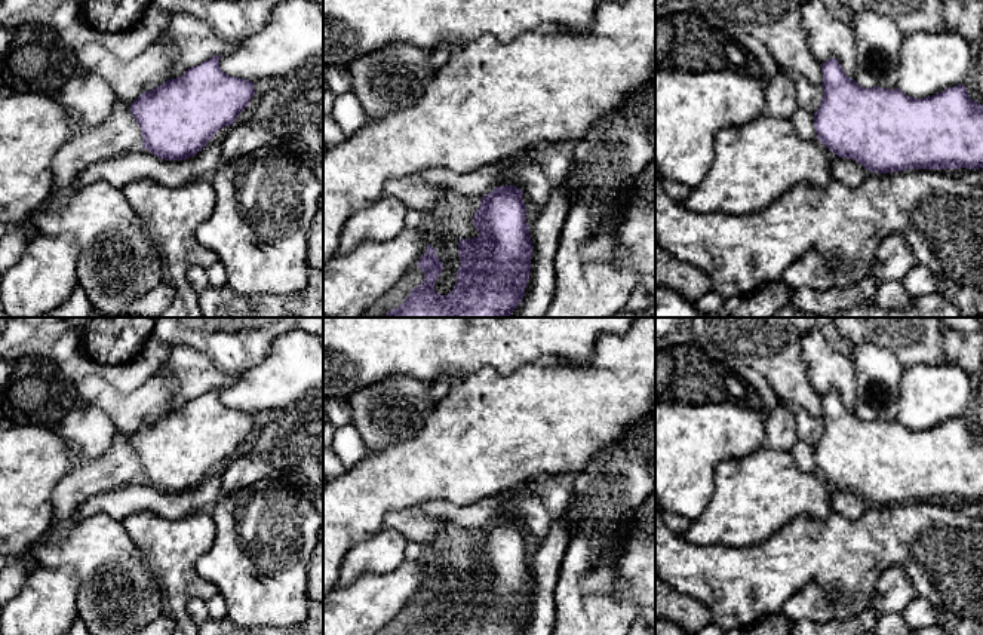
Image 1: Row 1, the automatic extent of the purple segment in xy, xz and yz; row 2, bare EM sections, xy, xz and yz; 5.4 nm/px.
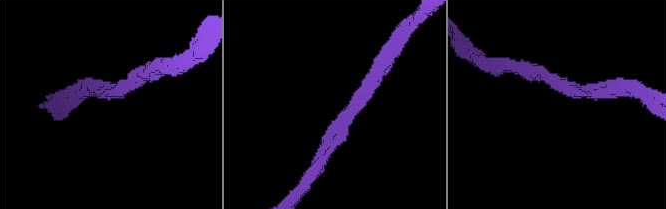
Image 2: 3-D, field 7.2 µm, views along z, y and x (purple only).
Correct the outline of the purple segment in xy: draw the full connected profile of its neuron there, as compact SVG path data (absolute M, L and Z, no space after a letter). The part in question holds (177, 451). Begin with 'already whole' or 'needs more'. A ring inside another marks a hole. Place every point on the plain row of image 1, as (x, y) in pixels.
already whole; M221 387L188 401L181 409L166 412L130 436L141 460L142 481L165 493L185 493L197 487L224 458L236 454L255 427L254 414L231 409L219 399Z

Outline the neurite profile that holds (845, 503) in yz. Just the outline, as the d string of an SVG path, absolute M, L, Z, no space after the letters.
M836 490L830 494L832 512L847 518L857 519L867 507L867 501L853 491Z

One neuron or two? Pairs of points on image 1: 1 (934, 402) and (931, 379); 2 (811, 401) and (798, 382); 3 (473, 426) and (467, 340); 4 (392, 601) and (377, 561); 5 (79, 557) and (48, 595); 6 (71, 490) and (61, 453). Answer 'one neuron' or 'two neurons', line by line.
1: one neuron
2: one neuron
3: two neurons
4: two neurons
5: two neurons
6: two neurons

